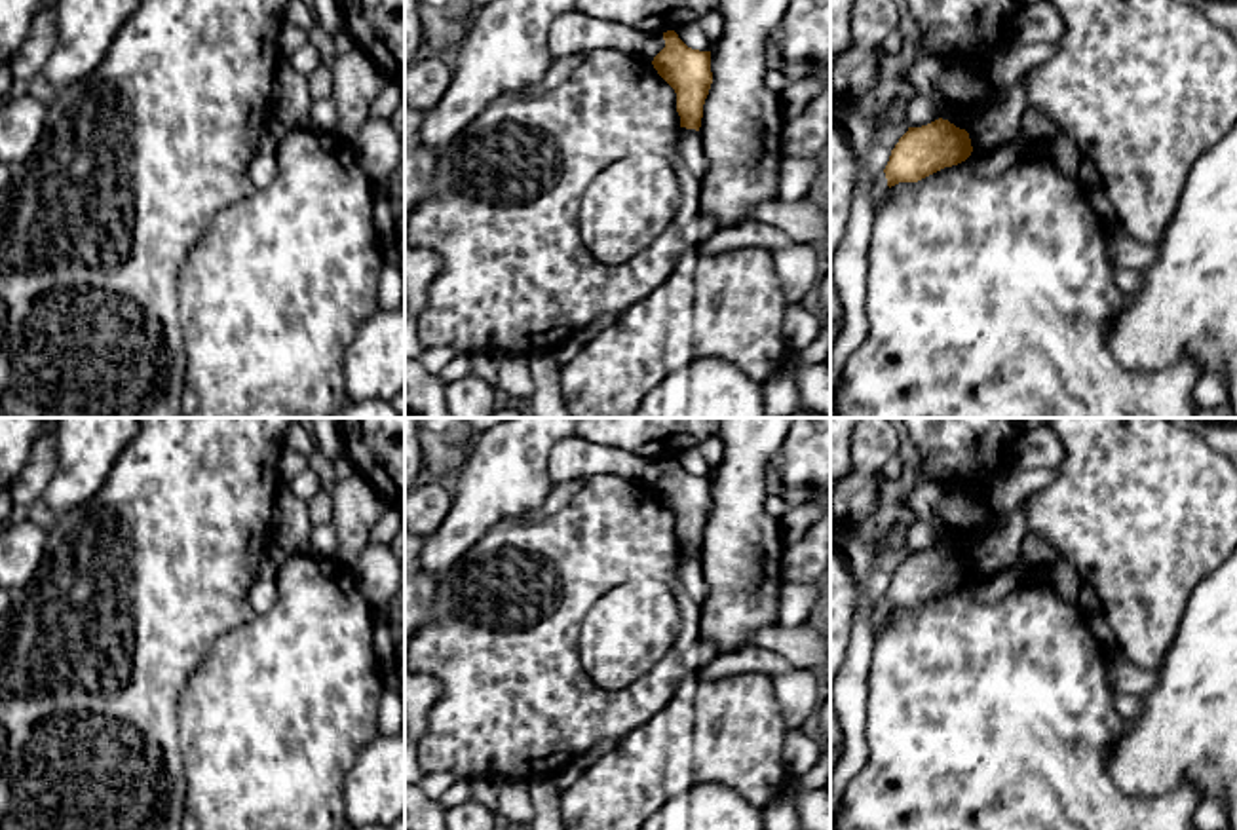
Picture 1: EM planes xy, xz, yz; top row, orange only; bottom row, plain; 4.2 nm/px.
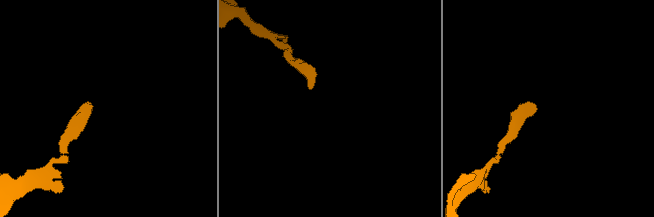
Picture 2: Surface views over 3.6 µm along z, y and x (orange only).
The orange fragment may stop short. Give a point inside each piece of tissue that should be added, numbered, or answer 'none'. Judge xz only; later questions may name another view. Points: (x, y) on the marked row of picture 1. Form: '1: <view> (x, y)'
none

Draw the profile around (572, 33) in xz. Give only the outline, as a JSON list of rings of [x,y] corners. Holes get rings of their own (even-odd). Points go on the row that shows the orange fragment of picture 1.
[[[566,11],[559,15],[547,32],[549,59],[585,55],[593,49],[618,49],[646,61],[665,47],[661,32],[646,32],[583,11]]]

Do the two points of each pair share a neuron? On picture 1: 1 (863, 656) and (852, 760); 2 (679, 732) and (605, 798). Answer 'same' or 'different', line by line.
1: same
2: same

